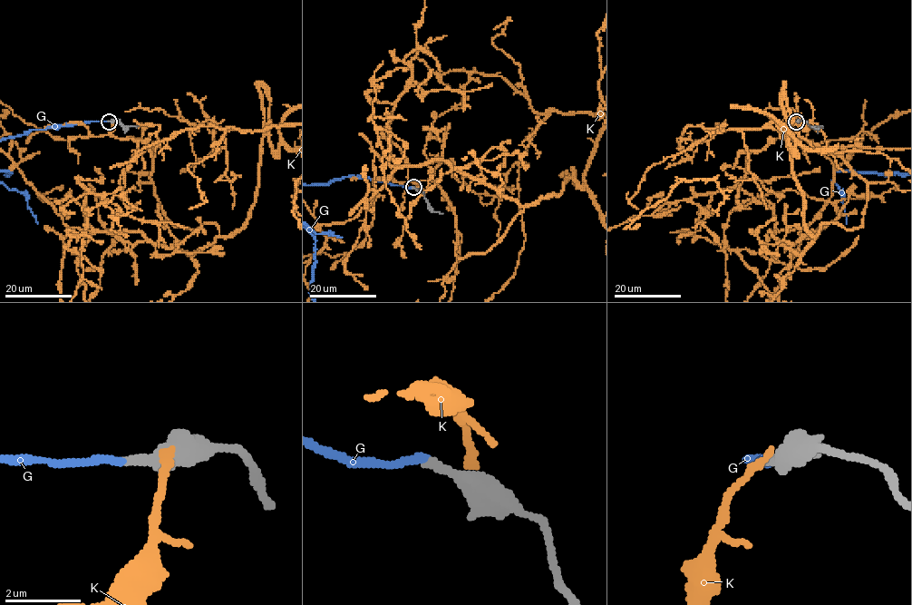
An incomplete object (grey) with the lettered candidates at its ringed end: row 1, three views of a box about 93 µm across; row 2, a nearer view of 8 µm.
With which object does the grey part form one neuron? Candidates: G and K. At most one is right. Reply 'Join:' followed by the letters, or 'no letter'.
Join: G

